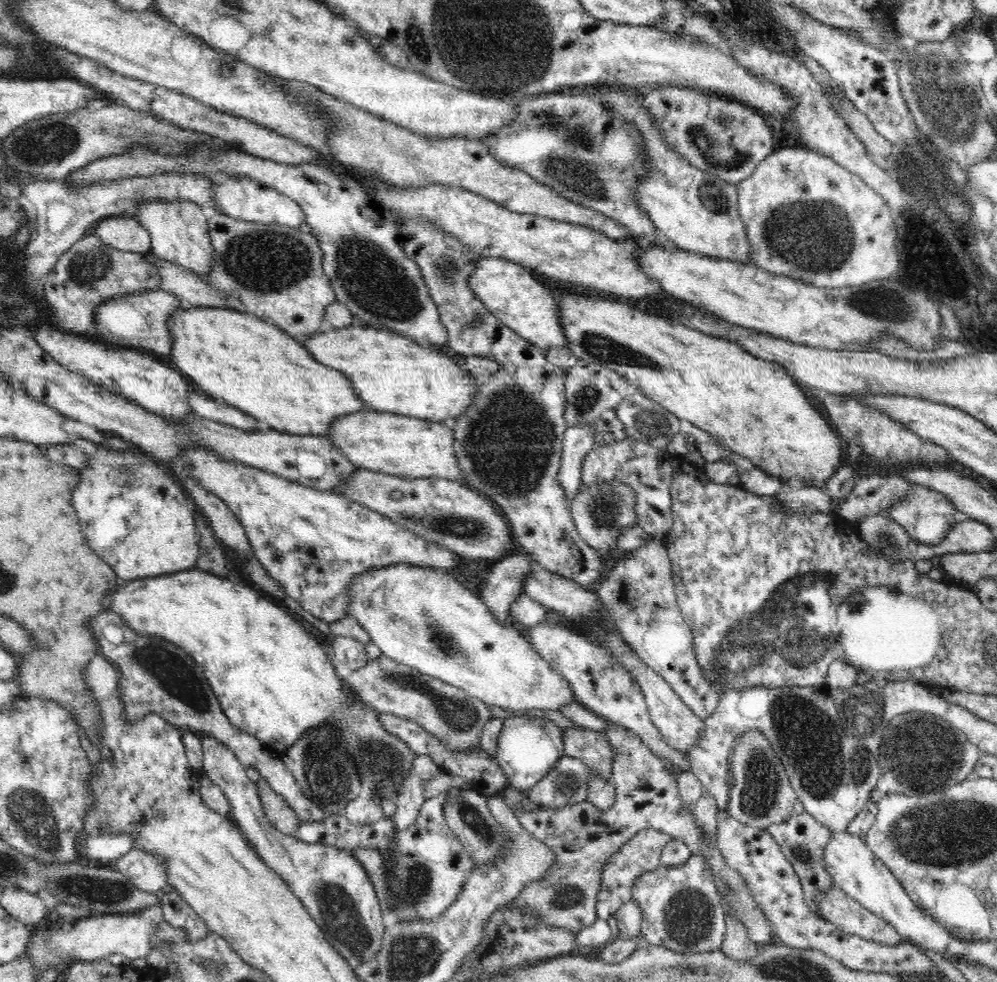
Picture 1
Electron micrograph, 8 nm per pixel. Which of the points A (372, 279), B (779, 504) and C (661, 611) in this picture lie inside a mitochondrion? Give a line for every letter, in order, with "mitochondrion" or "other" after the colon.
A: mitochondrion
B: other
C: other

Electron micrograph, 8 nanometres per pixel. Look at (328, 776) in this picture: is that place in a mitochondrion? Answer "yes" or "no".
yes

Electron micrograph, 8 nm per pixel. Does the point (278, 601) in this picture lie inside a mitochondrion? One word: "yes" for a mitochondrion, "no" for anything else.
no

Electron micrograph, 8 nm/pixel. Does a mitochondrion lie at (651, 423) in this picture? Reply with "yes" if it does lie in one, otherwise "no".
yes

